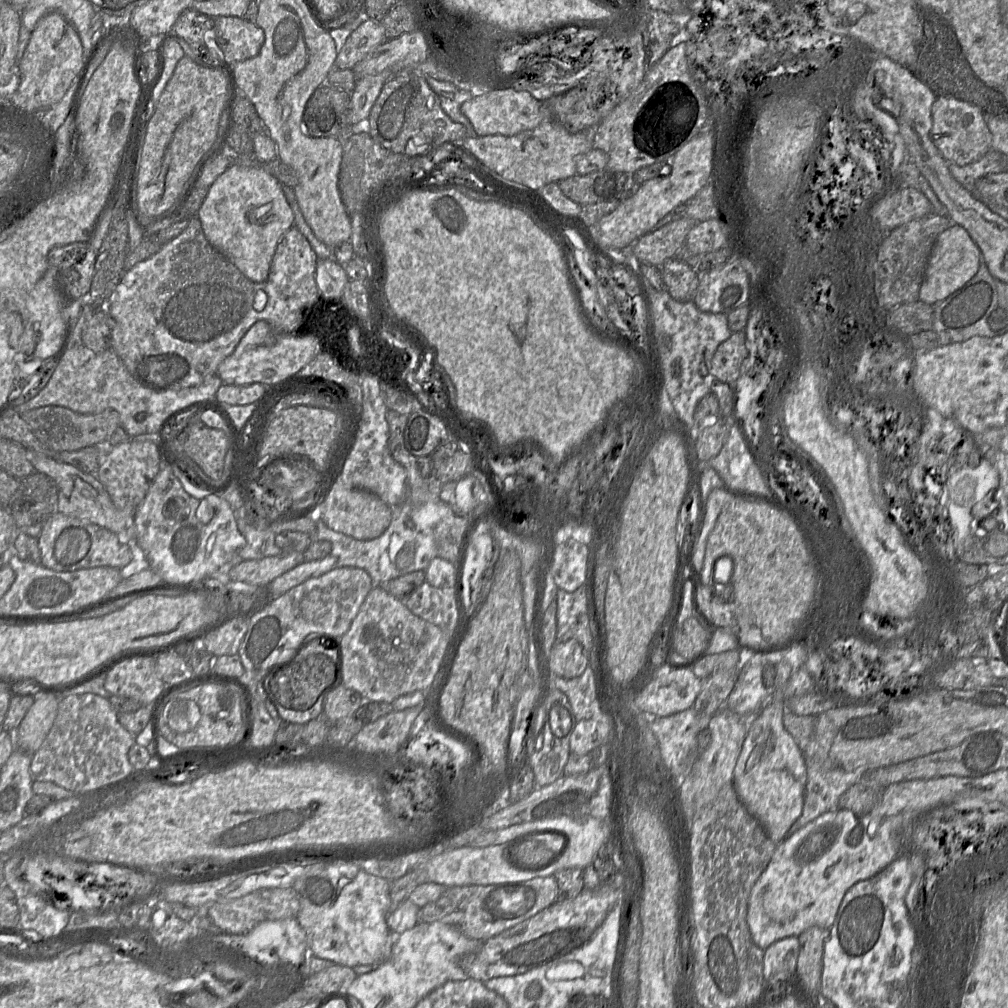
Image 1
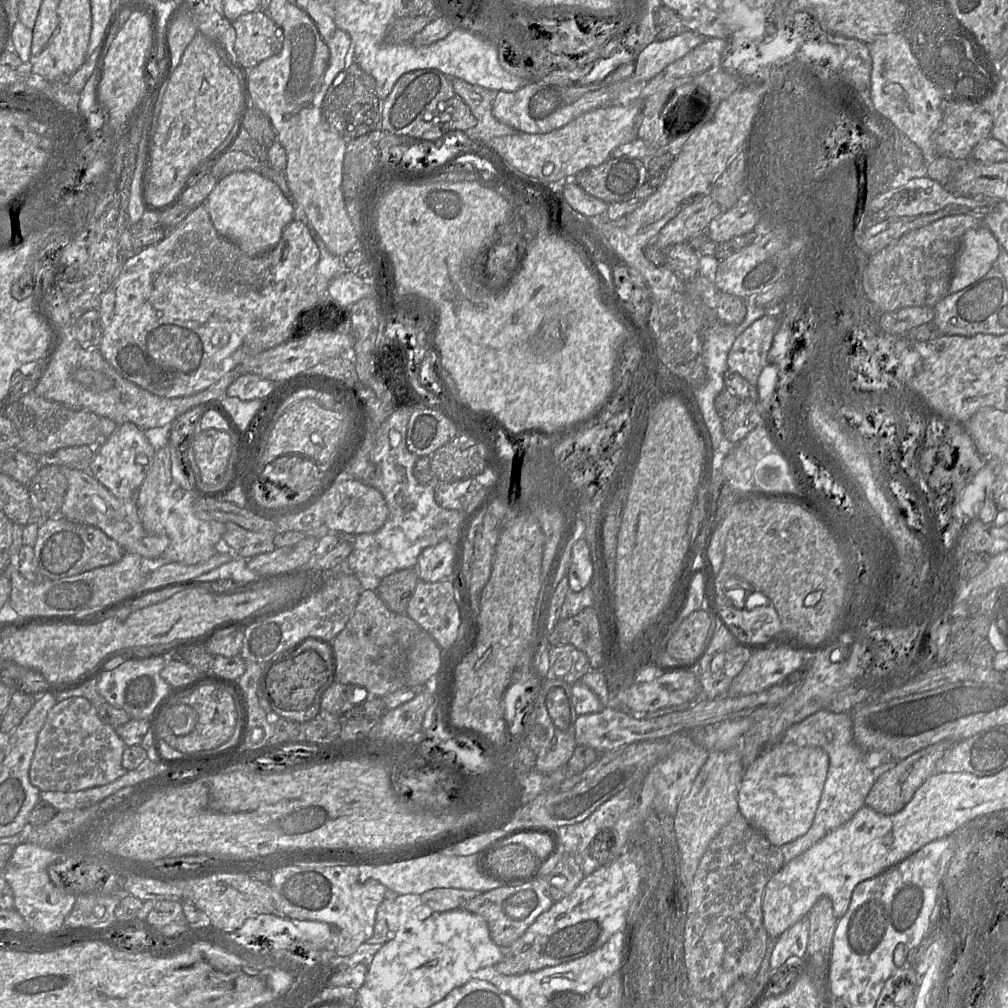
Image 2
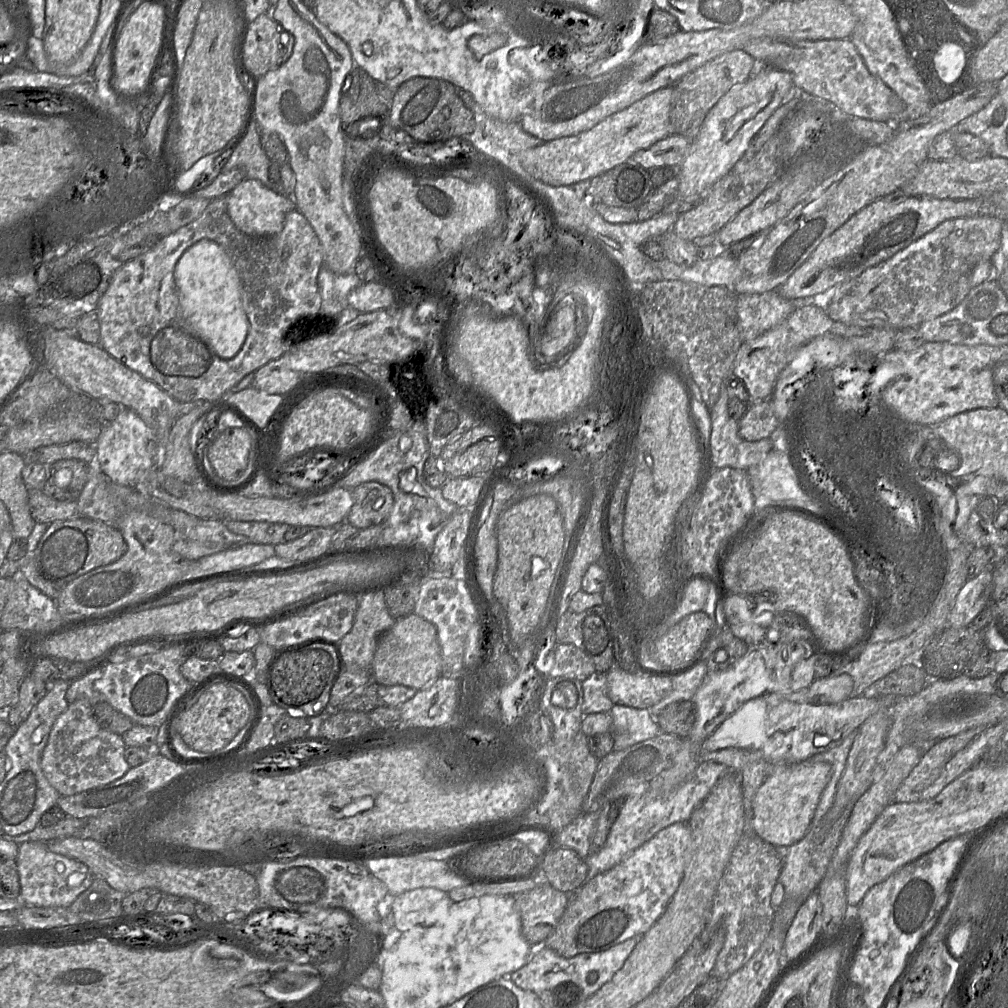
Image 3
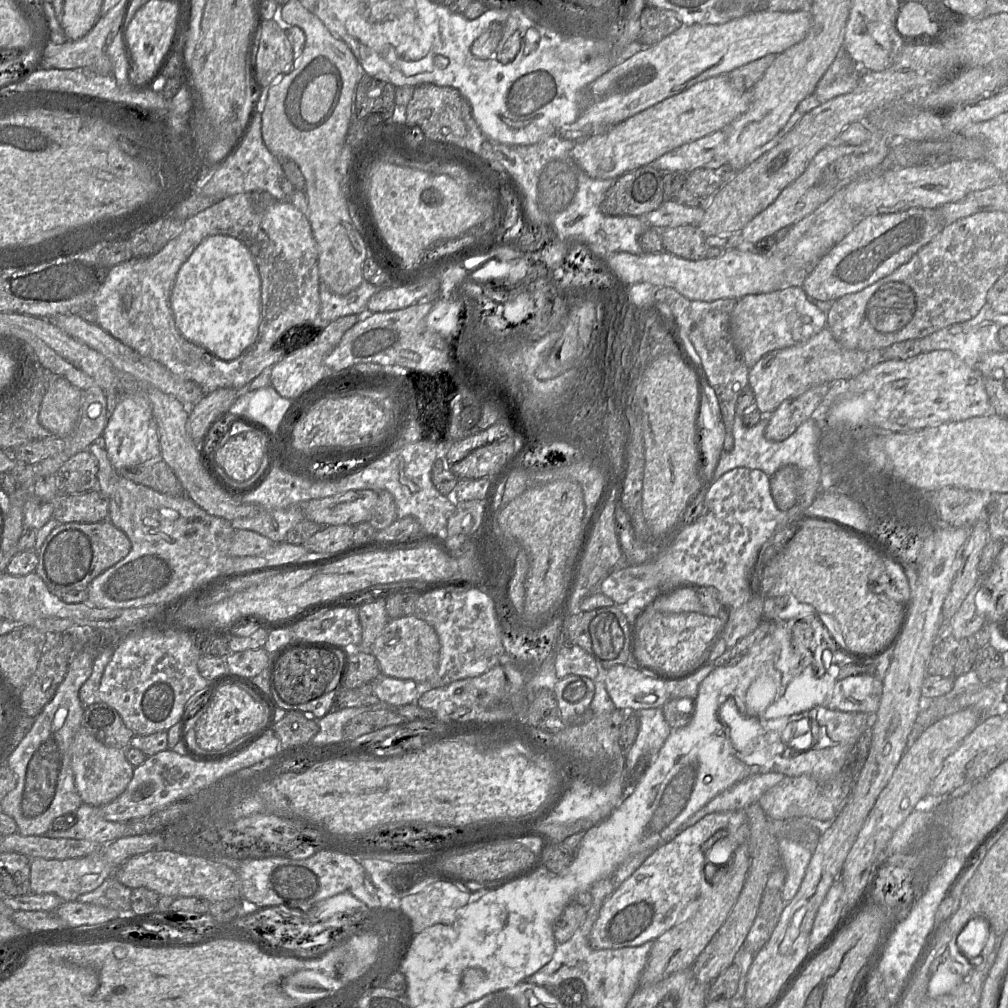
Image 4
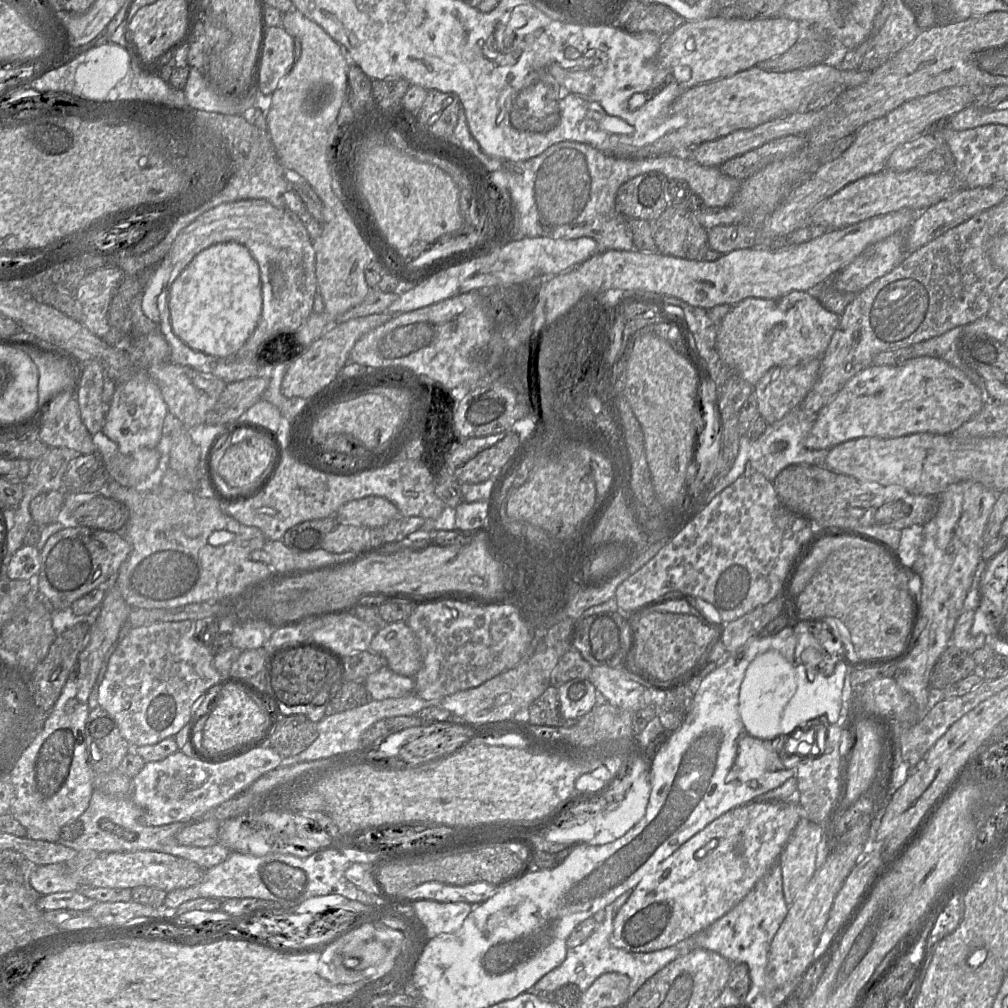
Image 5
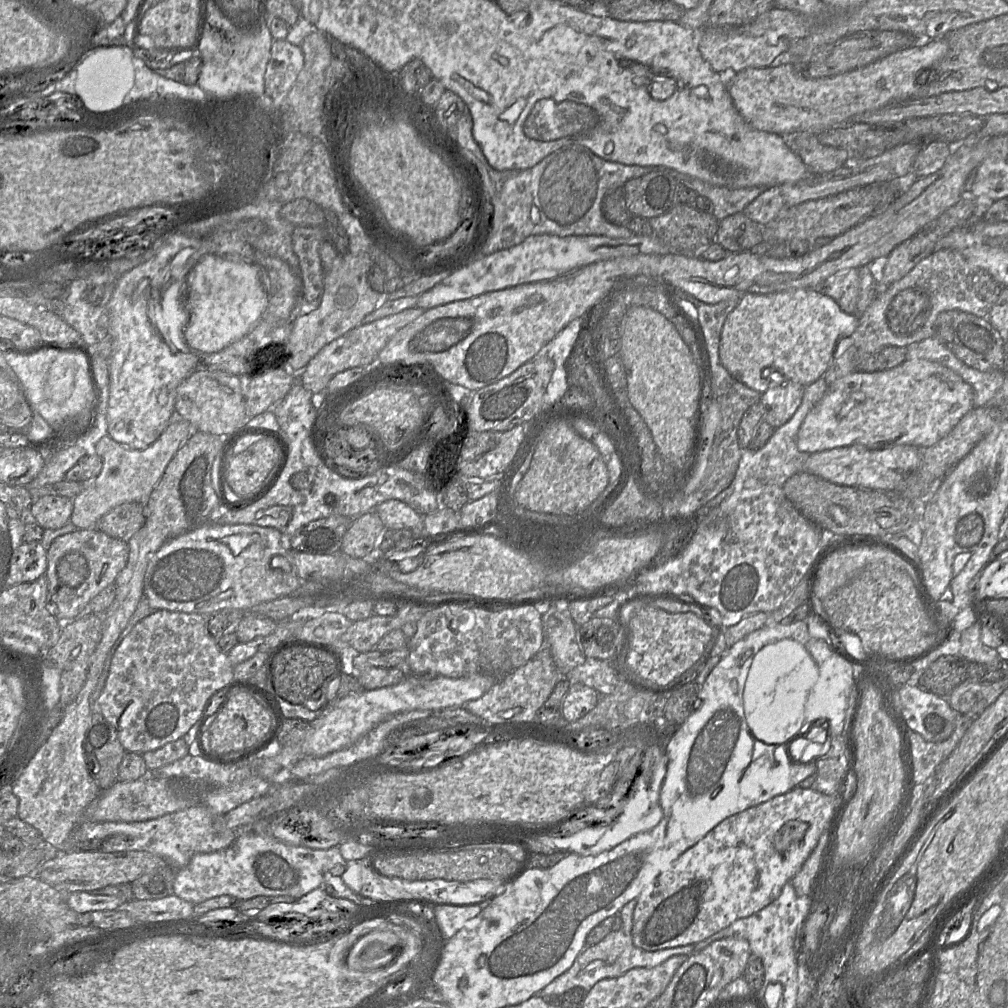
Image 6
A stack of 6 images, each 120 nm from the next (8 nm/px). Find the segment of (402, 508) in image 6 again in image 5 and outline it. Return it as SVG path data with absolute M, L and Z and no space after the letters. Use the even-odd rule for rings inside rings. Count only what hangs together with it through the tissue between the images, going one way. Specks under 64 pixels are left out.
M367 496L344 504L334 517L337 524L374 528L383 527L393 518L399 518L399 510L386 498Z

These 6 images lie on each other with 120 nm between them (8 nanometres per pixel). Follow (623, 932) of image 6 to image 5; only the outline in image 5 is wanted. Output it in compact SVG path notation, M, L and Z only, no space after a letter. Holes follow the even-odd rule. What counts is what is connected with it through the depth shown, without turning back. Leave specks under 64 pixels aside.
M627 891L607 905L604 911L604 919L598 923L593 933L579 946L568 948L565 960L561 965L551 970L540 978L535 985L526 992L536 994L539 990L554 990L566 984L575 984L583 993L601 975L610 972L625 974L630 979L629 998L639 989L639 987L662 970L669 963L680 956L680 951L676 946L656 950L647 953L629 952L613 946L610 937L613 932L613 920L620 907L627 901L631 891Z

